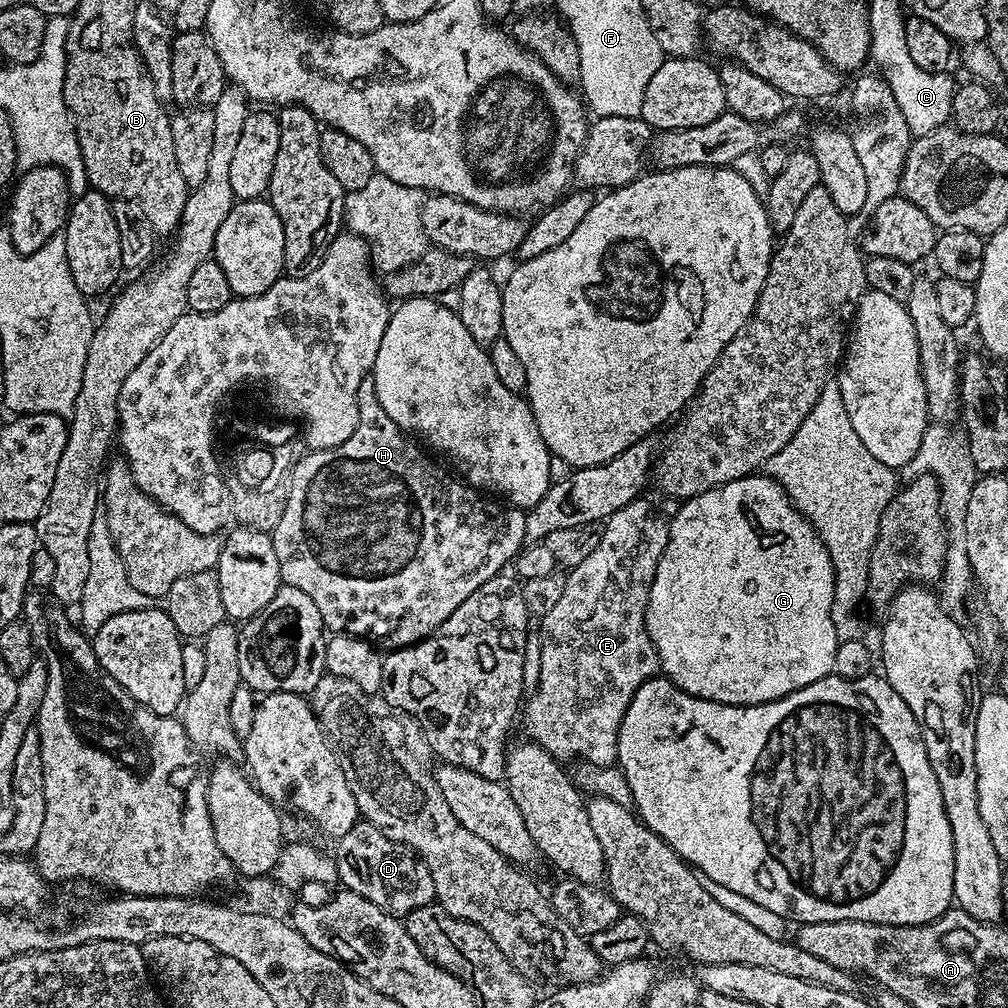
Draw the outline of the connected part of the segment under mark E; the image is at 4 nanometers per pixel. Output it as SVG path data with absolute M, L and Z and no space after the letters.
M641 498L622 506L613 516L609 516L603 521L604 533L602 542L591 552L577 568L571 569L566 575L566 590L562 590L562 598L558 598L558 603L551 608L550 614L539 617L538 625L540 628L542 654L541 669L538 673L536 688L531 689L526 703L522 708L522 720L524 716L524 728L528 731L527 739L531 743L545 748L554 759L567 762L588 761L594 766L611 768L617 763L620 751L620 727L622 718L634 698L638 689L642 688L646 681L653 679L661 671L660 659L656 653L654 642L646 630L646 610L648 609L648 599L650 598L650 586L654 582L654 574L658 570L658 562L666 550L668 541L669 521L664 520L664 516L652 504L647 504L647 499Z

